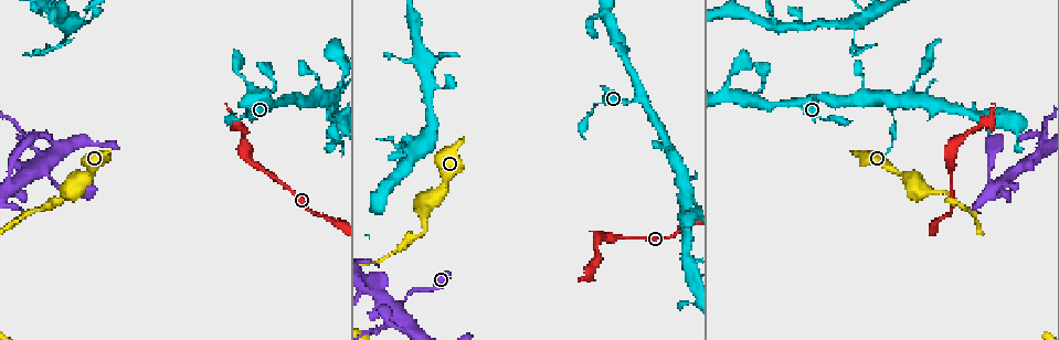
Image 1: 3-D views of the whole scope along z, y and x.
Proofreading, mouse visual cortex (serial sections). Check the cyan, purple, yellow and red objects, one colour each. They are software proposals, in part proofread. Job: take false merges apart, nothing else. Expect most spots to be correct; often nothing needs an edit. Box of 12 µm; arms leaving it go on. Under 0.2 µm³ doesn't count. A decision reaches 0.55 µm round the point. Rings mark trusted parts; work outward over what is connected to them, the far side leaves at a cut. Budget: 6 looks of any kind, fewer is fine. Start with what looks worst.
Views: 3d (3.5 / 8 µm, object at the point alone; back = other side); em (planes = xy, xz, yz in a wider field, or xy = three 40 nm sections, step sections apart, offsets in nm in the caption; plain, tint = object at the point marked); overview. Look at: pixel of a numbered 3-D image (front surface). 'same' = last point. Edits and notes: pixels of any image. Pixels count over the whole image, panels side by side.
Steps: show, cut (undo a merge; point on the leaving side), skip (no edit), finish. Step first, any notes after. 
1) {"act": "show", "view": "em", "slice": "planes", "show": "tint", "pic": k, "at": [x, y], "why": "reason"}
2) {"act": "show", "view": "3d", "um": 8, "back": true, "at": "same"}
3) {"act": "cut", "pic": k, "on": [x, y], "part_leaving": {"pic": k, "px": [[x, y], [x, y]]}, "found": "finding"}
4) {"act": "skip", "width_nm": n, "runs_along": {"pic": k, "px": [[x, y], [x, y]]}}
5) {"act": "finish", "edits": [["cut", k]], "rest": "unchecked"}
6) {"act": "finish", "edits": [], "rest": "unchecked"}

{"act": "show", "view": "3d", "um": 8, "pic": 1, "at": [623, 239]}

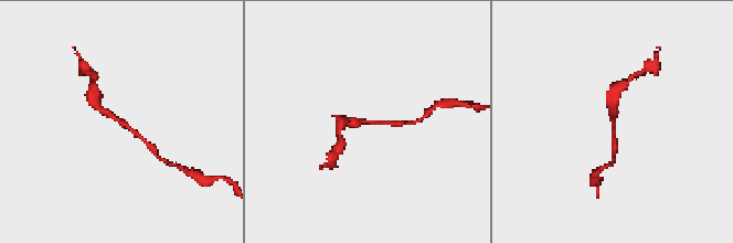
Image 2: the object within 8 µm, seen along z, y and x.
{"act": "show", "view": "3d", "um": 3.5, "pic": 2, "at": [612, 124], "why": "closer look"}

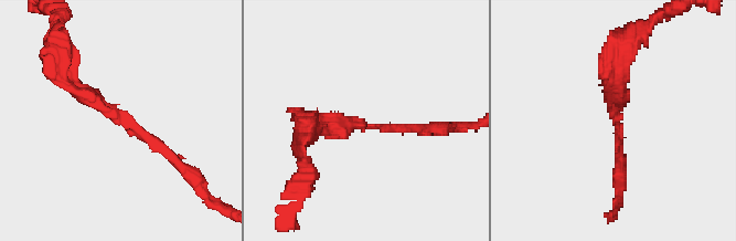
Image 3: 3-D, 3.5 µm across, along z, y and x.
{"act": "show", "view": "em", "slice": "xy", "step": 2, "show": "tint", "pic": 3, "at": [371, 127]}

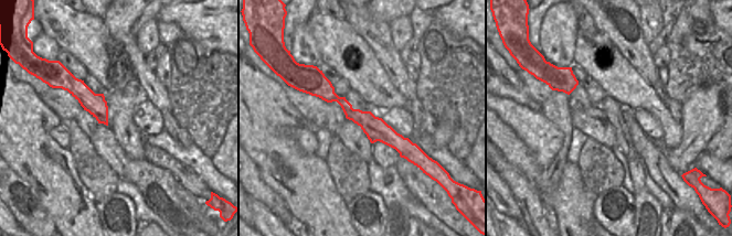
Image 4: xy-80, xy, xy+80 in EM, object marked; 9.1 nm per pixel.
{"act": "skip", "width_nm": 220, "runs_along": {"pic": 3, "px": [[182, 166], [64, 77]]}, "found": "one cell here"}

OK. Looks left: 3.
{"act": "show", "view": "3d", "um": 3.5, "pic": 1, "at": [947, 193]}

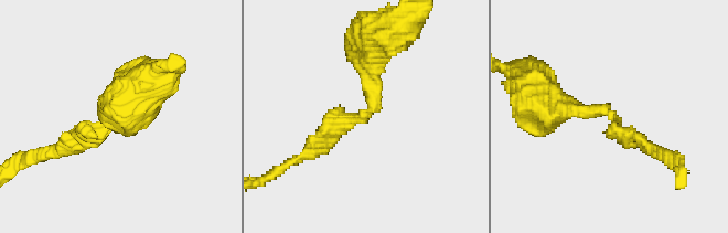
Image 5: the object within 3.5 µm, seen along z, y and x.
{"act": "show", "view": "em", "slice": "xy", "step": 3, "show": "tint", "pic": 5, "at": [611, 117], "arm_widths_nm": [150, 400]}

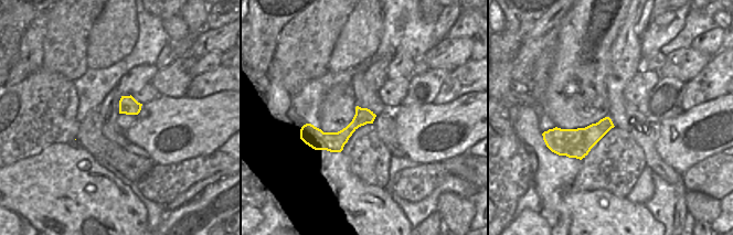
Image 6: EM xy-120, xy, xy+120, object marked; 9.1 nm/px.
{"act": "skip", "runs_along": {"pic": 6, "px": [[372, 116], [340, 138], [308, 130]]}, "found": "all the same cell"}

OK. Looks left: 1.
{"act": "finish", "edits": [], "rest": "unchecked"}

